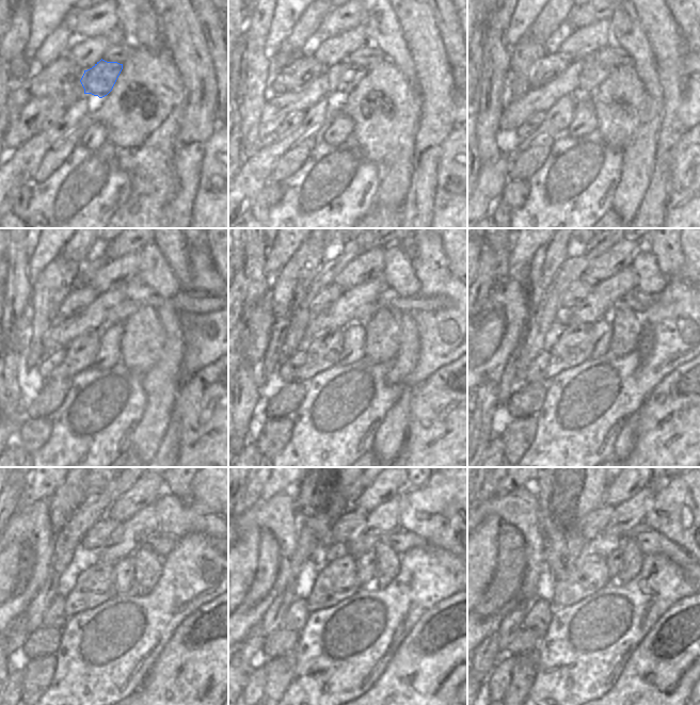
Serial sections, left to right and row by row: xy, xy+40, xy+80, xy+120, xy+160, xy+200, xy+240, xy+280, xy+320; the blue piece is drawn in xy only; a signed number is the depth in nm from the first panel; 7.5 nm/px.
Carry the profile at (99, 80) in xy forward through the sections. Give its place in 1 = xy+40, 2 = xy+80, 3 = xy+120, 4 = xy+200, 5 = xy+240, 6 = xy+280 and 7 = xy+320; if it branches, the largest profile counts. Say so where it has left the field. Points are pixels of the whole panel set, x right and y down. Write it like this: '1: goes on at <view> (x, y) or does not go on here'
1: goes on at xy+40 (349, 74)
2: goes on at xy+80 (594, 73)
3: goes on at xy+120 (120, 313)
4: goes on at xy+200 (638, 302)
5: goes on at xy+240 (162, 543)
6: goes on at xy+280 (401, 541)
7: goes on at xy+320 (651, 542)

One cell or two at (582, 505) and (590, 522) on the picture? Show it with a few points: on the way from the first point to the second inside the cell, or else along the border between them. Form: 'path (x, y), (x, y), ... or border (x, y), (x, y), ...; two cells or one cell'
border (602, 505), (586, 515), (582, 526), (584, 538); two cells

